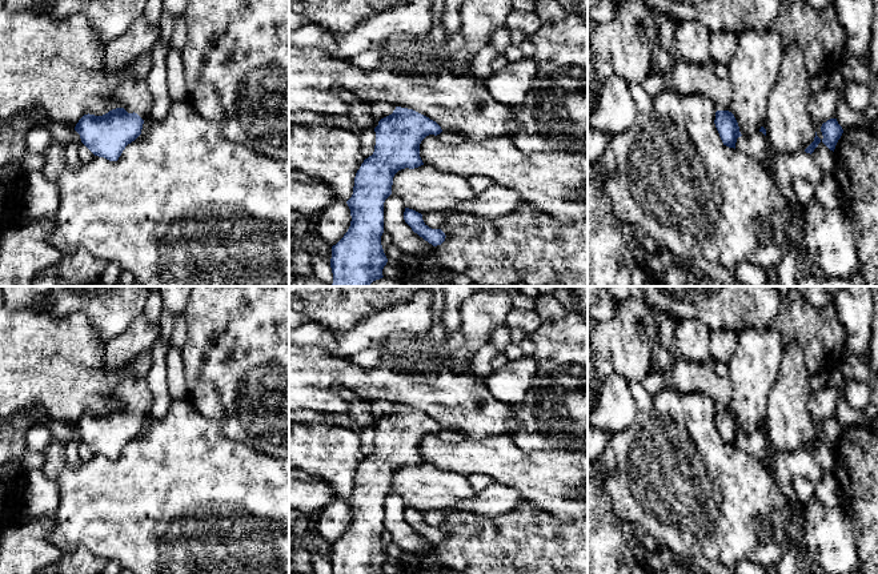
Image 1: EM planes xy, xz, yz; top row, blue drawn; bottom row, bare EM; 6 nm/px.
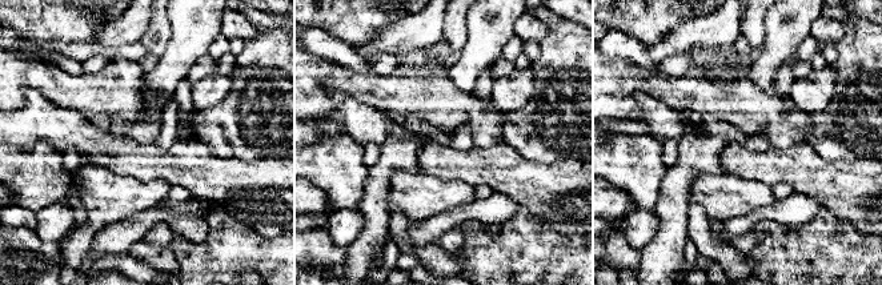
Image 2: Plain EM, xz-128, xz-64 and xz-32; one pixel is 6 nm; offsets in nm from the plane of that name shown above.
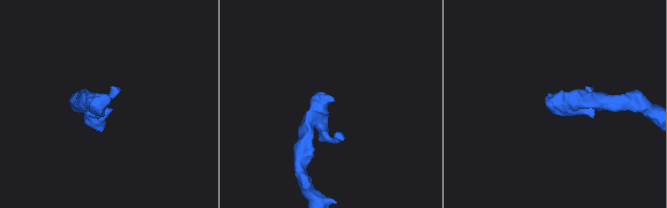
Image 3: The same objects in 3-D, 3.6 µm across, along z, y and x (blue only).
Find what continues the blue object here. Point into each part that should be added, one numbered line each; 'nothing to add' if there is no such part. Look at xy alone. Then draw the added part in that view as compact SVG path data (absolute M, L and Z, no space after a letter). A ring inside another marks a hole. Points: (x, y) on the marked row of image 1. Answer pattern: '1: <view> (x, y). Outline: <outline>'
1: xy (133, 93). Outline: M133 79L120 84L116 103L121 108L131 108L144 120L152 109L153 97L145 80Z

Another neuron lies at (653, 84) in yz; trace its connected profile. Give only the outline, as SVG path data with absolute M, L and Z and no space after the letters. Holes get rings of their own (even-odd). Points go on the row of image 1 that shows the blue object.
M653 72L641 83L641 87L652 99L656 99L659 93L665 91L663 76Z

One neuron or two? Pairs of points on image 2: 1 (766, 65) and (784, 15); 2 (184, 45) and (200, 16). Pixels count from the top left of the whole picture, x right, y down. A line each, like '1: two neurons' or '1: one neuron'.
1: one neuron
2: one neuron

